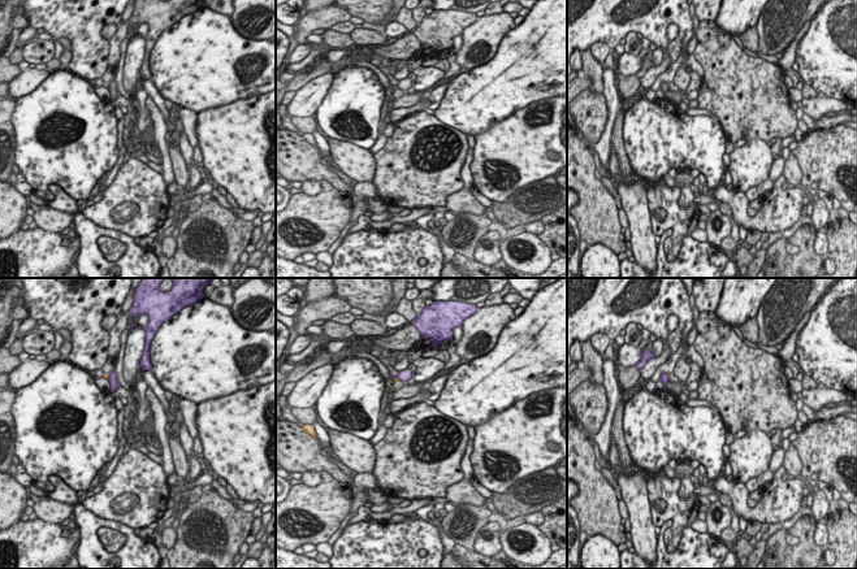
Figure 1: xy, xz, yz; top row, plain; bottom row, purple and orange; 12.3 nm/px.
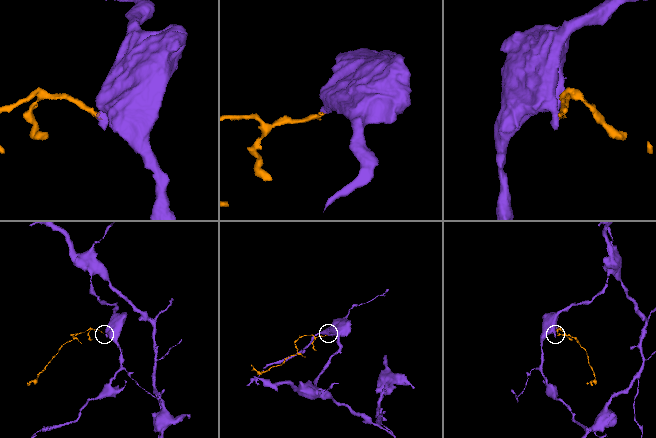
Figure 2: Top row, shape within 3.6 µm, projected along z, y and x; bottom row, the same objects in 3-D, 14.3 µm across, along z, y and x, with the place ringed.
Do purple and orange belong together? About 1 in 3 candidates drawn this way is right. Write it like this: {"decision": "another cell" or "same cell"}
{"decision": "another cell"}

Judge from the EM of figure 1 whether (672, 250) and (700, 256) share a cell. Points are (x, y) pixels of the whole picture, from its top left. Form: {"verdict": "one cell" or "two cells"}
{"verdict": "two cells"}

